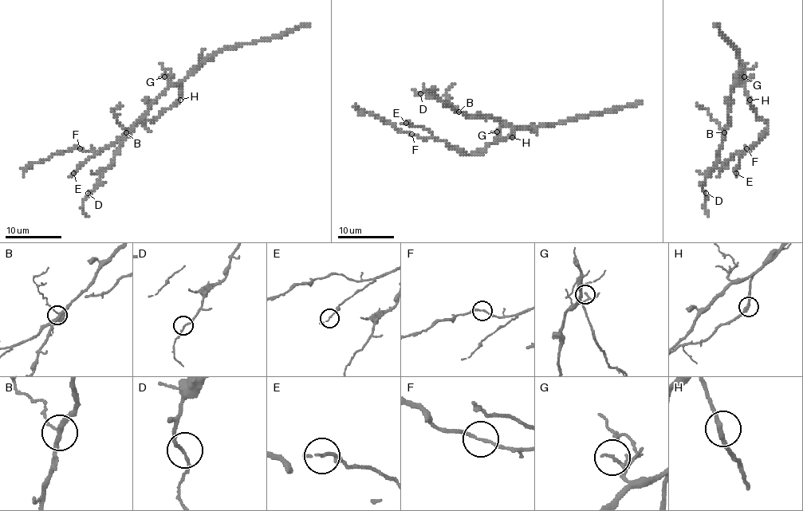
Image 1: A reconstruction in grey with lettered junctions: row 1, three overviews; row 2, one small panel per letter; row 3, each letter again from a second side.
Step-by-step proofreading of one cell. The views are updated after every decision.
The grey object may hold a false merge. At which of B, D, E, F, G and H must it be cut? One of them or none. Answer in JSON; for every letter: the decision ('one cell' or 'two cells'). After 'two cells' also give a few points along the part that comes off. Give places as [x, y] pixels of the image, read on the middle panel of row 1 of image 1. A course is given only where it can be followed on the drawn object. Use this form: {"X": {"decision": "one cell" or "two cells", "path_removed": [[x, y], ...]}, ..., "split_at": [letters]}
{"B": {"decision": "one cell"}, "D": {"decision": "one cell"}, "E": {"decision": "one cell"}, "F": {"decision": "two cells", "path_removed": [[411, 134], [384, 123], [376, 115], [364, 113], [355, 108], [355, 104]]}, "G": {"decision": "one cell"}, "H": {"decision": "one cell"}, "split_at": ["F"]}

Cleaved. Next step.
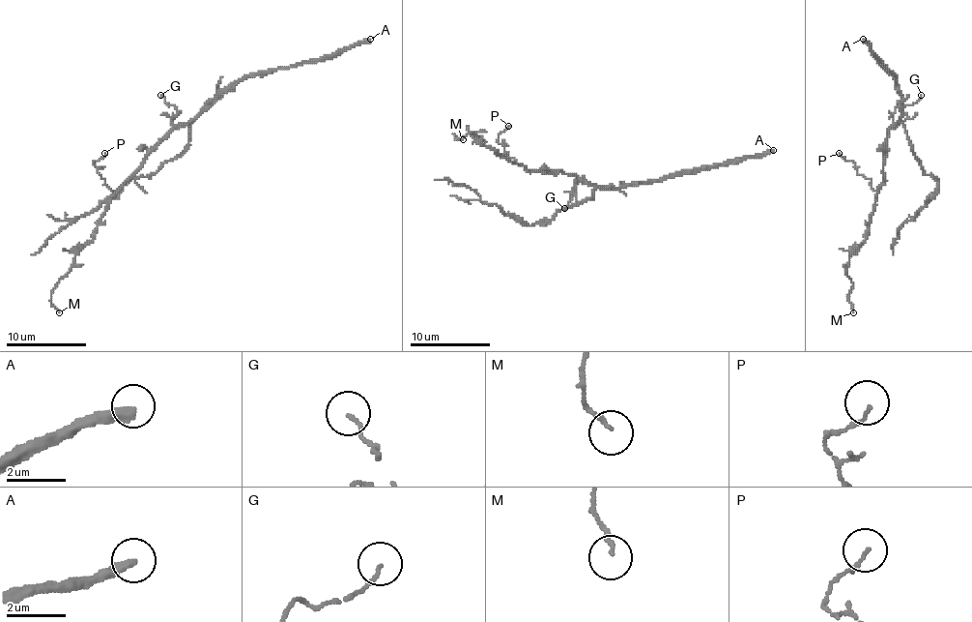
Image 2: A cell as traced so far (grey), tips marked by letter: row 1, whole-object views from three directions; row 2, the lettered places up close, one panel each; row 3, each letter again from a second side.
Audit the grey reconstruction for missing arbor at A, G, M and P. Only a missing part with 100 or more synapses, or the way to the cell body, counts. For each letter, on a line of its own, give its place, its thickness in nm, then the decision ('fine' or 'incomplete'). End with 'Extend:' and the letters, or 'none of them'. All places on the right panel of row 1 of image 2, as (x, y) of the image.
A: place (863, 39); calibre 320 nm; incomplete
G: place (921, 95); calibre 110 nm; fine
M: place (853, 312); calibre 110 nm; fine
P: place (839, 153); calibre 90 nm; fine
Extend: A

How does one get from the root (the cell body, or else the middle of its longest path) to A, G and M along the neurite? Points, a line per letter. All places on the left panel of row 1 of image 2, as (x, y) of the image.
A: (183, 127), (196, 119), (220, 95), (248, 76), (310, 61), (332, 59), (370, 39)
G: (183, 127), (173, 123), (177, 108), (173, 104), (168, 106), (160, 95)
M: (183, 127), (177, 127), (111, 198), (95, 236), (79, 251), (72, 266), (51, 294), (51, 303), (59, 312)

